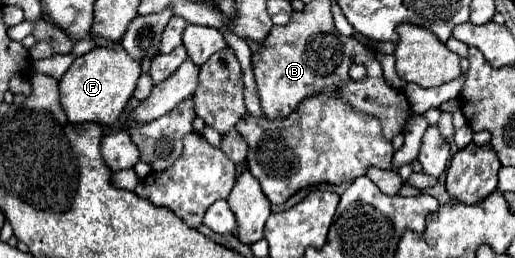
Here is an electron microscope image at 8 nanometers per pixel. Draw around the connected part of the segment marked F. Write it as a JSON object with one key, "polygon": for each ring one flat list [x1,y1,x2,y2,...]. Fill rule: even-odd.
{"polygon":[[119,44,113,50,93,48,91,52,75,58,69,70,59,80,59,98,69,122,115,124,135,90,139,74,141,74,141,64,131,62,131,58,123,54,123,48]]}

